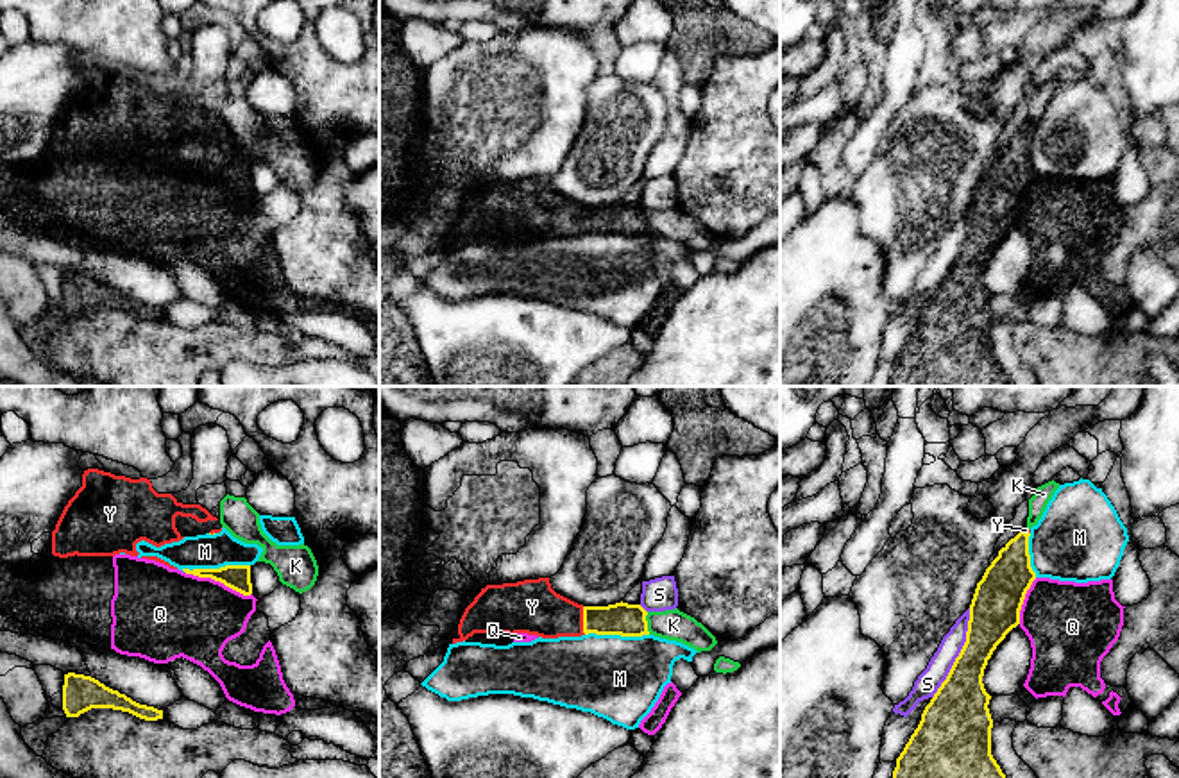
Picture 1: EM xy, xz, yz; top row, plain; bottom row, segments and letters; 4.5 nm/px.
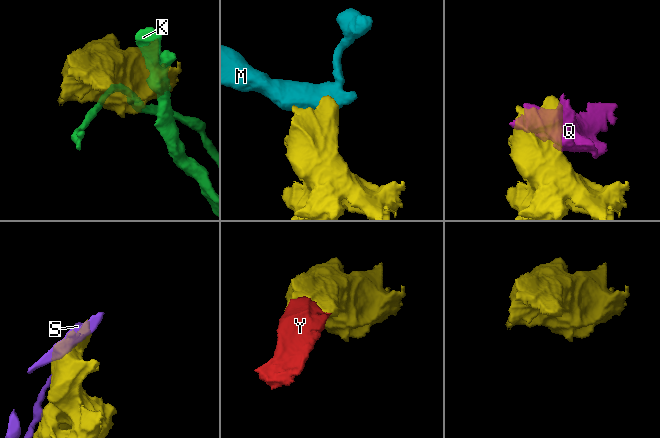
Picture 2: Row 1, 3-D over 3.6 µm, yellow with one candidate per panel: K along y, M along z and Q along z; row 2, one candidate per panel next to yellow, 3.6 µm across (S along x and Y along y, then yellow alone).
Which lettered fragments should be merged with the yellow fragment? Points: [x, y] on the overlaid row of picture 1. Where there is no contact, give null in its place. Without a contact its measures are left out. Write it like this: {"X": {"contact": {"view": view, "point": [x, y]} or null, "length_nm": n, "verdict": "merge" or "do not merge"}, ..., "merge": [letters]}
{"K": {"contact": {"view": "xz", "point": [646, 623]}, "length_nm": 110, "verdict": "do not merge"}, "M": {"contact": {"view": "xy", "point": [215, 569]}, "length_nm": 320, "verdict": "do not merge"}, "Q": {"contact": {"view": "xy", "point": [219, 580]}, "length_nm": 320, "verdict": "do not merge"}, "S": {"contact": {"view": "yz", "point": [959, 653]}, "length_nm": 440, "verdict": "do not merge"}, "Y": {"contact": {"view": "xz", "point": [584, 621]}, "length_nm": 130, "verdict": "merge"}, "merge": ["Y"]}

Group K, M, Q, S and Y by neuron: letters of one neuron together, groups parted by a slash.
K / M / Q / S / Y

